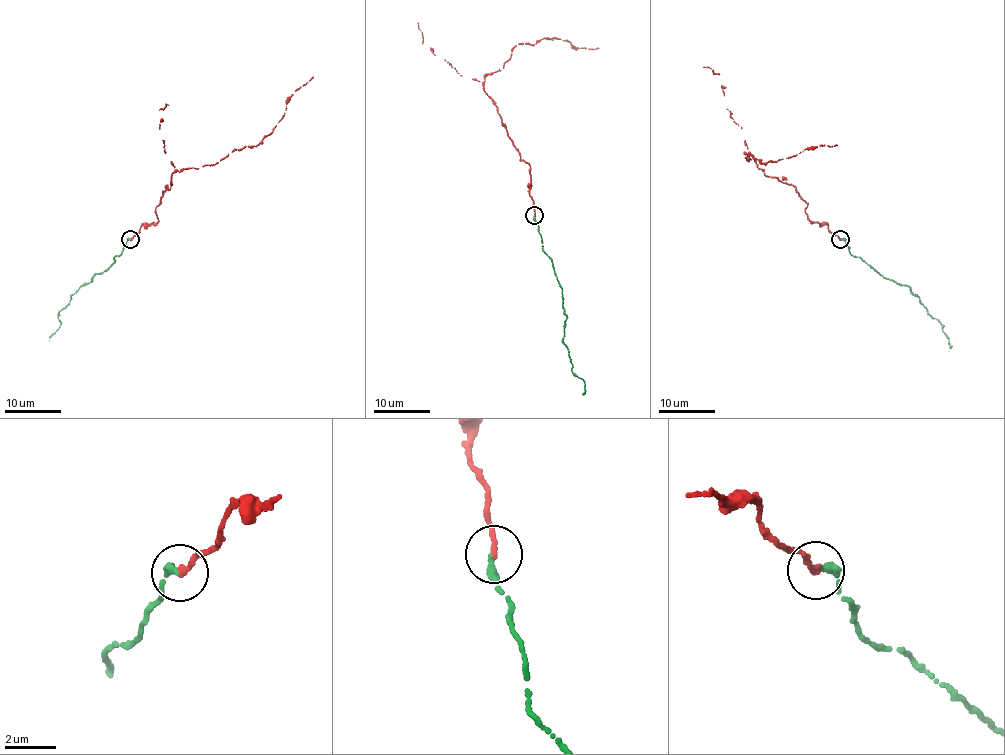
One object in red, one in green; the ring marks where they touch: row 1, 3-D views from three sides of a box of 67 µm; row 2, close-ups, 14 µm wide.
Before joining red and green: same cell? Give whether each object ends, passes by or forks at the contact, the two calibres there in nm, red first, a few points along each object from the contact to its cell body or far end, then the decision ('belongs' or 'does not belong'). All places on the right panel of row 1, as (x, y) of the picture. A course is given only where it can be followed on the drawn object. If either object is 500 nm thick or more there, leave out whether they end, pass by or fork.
red ends; green ends; calibres 280 and 280 nm; course red (840, 240), (827, 224), (808, 219), (796, 188), (766, 176), (746, 153), (764, 164), (837, 145); course green (840, 240), (845, 242), (850, 253), (919, 297), (941, 323), (949, 351); belongs

